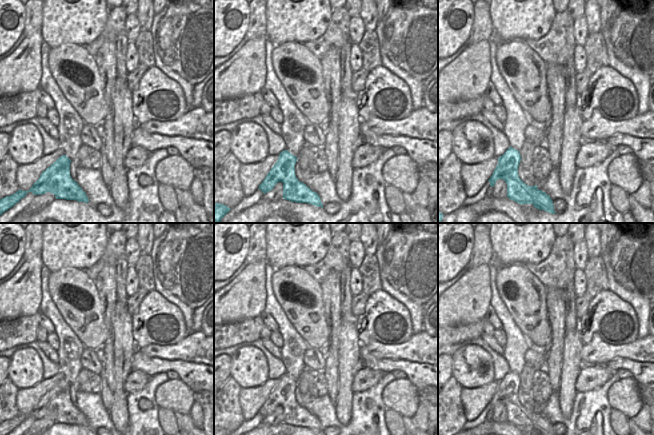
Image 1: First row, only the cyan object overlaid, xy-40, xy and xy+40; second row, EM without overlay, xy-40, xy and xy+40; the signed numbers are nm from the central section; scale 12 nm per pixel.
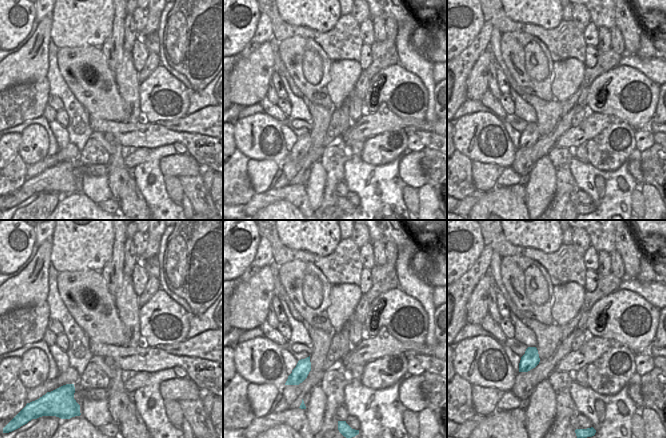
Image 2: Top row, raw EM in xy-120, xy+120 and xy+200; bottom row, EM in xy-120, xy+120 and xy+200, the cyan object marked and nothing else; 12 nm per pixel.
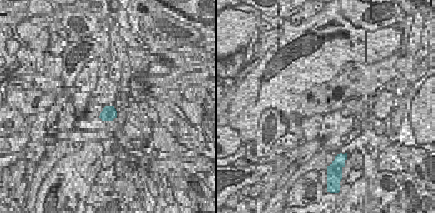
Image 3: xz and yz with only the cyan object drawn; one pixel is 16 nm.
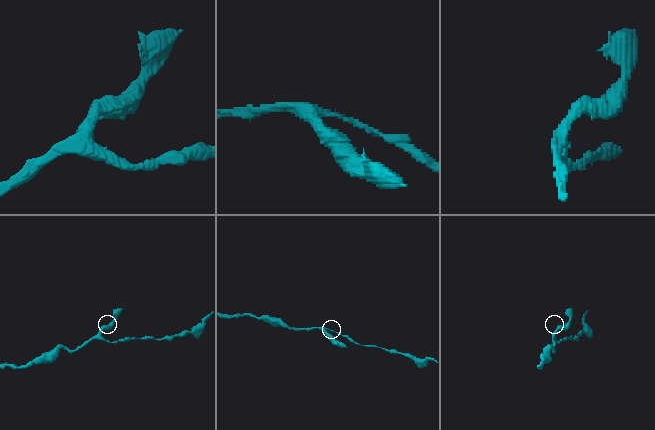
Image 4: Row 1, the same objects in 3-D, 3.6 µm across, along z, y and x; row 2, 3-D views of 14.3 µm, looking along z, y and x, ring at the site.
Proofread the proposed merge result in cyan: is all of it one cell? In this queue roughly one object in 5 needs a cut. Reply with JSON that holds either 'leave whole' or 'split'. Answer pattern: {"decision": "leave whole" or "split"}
{"decision": "leave whole"}

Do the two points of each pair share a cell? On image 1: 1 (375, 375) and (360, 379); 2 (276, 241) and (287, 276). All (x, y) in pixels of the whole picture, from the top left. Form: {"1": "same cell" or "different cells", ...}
{"1": "same cell", "2": "different cells"}

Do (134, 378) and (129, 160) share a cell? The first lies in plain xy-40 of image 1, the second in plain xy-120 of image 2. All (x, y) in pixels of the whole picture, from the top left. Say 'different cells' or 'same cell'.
same cell

